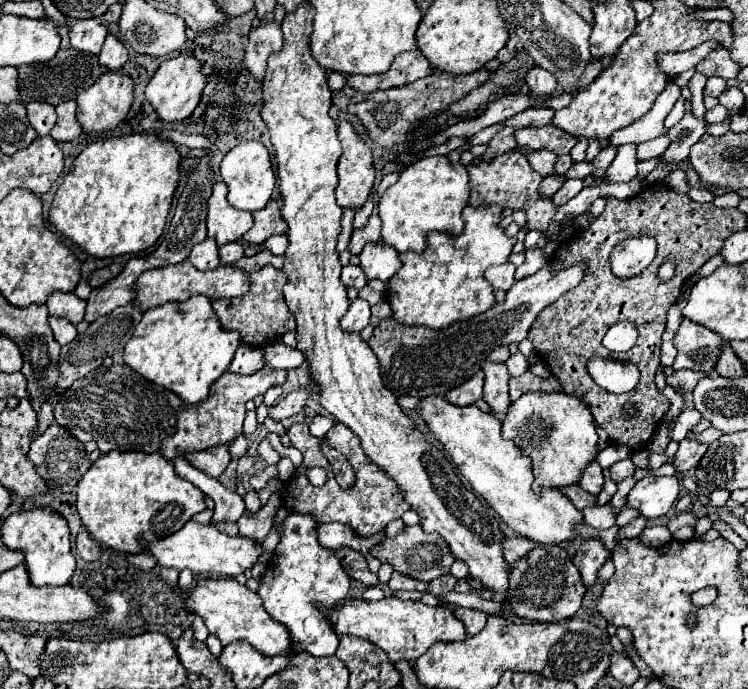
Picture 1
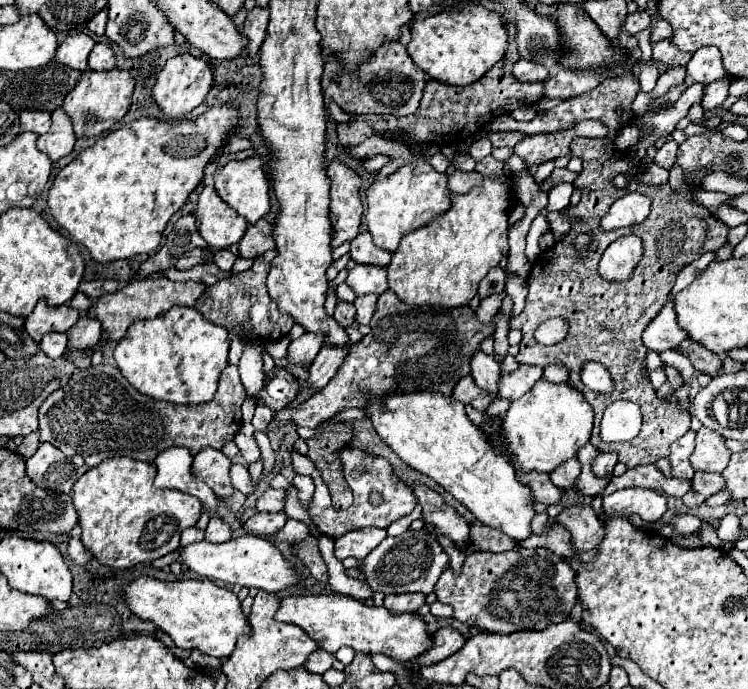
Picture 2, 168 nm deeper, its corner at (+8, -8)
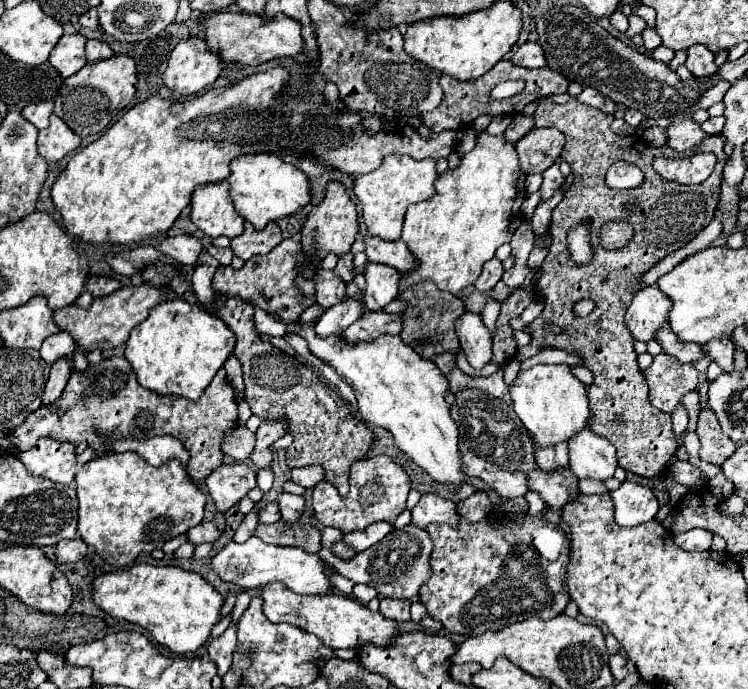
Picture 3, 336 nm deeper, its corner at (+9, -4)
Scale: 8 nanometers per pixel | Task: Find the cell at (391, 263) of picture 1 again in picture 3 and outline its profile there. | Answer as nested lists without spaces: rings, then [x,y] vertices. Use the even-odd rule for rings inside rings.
[[[370,262],[366,266],[366,280],[368,286],[364,290],[364,302],[370,312],[380,312],[384,310],[386,304],[396,300],[400,296],[398,290],[398,278],[402,274],[390,266],[374,264]]]

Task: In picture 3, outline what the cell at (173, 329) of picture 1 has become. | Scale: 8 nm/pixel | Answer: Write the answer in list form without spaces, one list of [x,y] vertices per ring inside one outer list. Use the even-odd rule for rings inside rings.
[[[176,298],[156,304],[148,318],[132,330],[126,342],[126,360],[132,364],[138,382],[144,388],[158,394],[176,394],[196,400],[202,396],[218,368],[224,366],[234,346],[234,332],[218,316]]]

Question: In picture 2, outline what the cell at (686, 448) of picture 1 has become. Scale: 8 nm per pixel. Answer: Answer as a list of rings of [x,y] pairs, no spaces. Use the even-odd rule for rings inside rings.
[[[701,428],[695,438],[695,450],[691,454],[691,466],[699,472],[721,472],[731,458],[725,442],[709,428]]]

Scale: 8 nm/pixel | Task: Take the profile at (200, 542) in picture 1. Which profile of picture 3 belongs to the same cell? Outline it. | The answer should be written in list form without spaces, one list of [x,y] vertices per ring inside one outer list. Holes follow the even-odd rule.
[[[250,538],[244,544],[230,542],[226,544],[214,558],[212,568],[216,574],[232,584],[238,584],[244,590],[254,590],[262,584],[268,584],[272,580],[280,580],[296,594],[304,596],[326,596],[332,592],[334,584],[330,582],[330,572],[336,572],[334,566],[324,562],[320,554],[310,554],[302,548],[288,548],[288,546],[272,546],[262,542],[260,538]]]

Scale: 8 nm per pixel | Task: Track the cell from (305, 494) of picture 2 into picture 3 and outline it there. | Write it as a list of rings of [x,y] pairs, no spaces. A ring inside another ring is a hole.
[[[316,518],[310,520],[312,526],[318,526],[322,530],[322,558],[332,564],[338,574],[342,574],[344,578],[352,580],[354,584],[368,584],[372,588],[376,588],[380,594],[388,596],[388,598],[412,598],[418,594],[420,586],[430,578],[430,552],[432,552],[432,540],[430,536],[414,526],[414,524],[408,524],[406,528],[402,530],[392,530],[388,536],[384,536],[378,544],[374,544],[372,548],[364,550],[364,552],[358,552],[352,560],[344,562],[340,558],[336,558],[332,552],[330,552],[330,546],[338,542],[344,535],[344,533],[334,527],[322,526]]]

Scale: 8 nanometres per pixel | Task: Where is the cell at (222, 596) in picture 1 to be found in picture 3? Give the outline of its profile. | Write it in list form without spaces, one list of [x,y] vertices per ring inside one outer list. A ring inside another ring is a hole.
[[[134,564],[124,570],[106,572],[92,582],[94,604],[112,618],[128,620],[148,630],[154,640],[174,654],[194,652],[210,638],[210,630],[220,622],[222,596],[196,572],[174,566]]]

